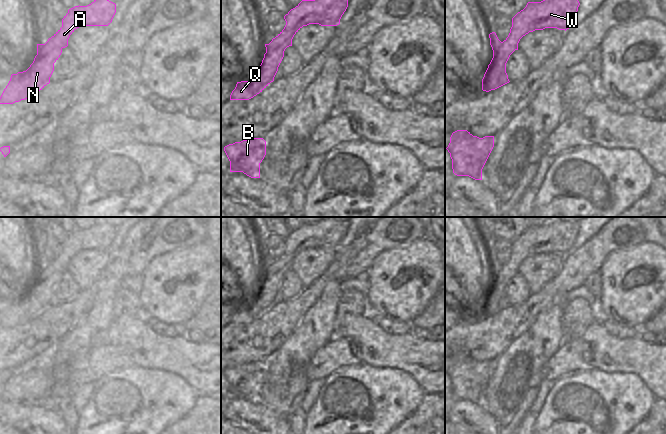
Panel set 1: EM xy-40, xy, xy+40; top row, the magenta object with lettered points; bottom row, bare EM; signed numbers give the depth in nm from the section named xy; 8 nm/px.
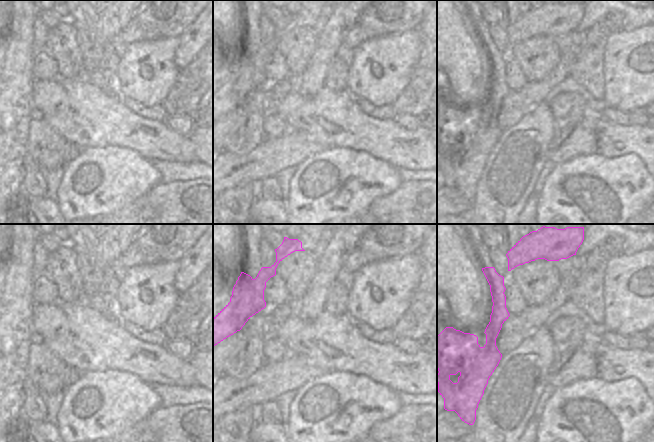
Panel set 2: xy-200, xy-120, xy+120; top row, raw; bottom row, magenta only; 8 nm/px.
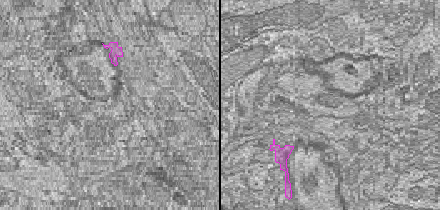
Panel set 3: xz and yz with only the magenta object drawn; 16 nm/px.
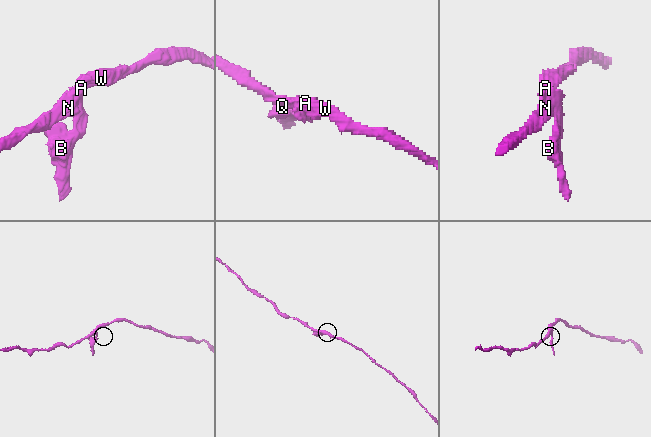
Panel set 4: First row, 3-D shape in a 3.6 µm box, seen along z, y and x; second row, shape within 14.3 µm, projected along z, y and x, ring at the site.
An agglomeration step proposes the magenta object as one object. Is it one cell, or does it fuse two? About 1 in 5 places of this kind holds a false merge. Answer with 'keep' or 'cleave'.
keep

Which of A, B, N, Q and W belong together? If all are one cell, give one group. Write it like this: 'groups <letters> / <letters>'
groups A B N Q W

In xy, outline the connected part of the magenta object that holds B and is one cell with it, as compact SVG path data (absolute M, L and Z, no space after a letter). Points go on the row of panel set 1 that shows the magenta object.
M251 138L224 147L230 161L230 172L243 172L251 178L260 178L260 163L266 155L266 141Z

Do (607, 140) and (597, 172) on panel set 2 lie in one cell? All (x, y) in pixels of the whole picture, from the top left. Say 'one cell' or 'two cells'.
two cells

